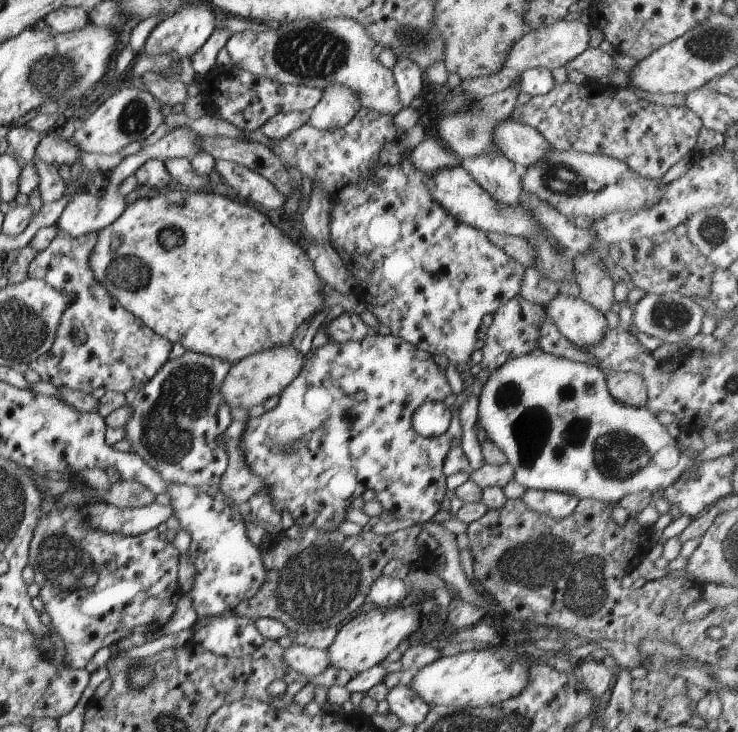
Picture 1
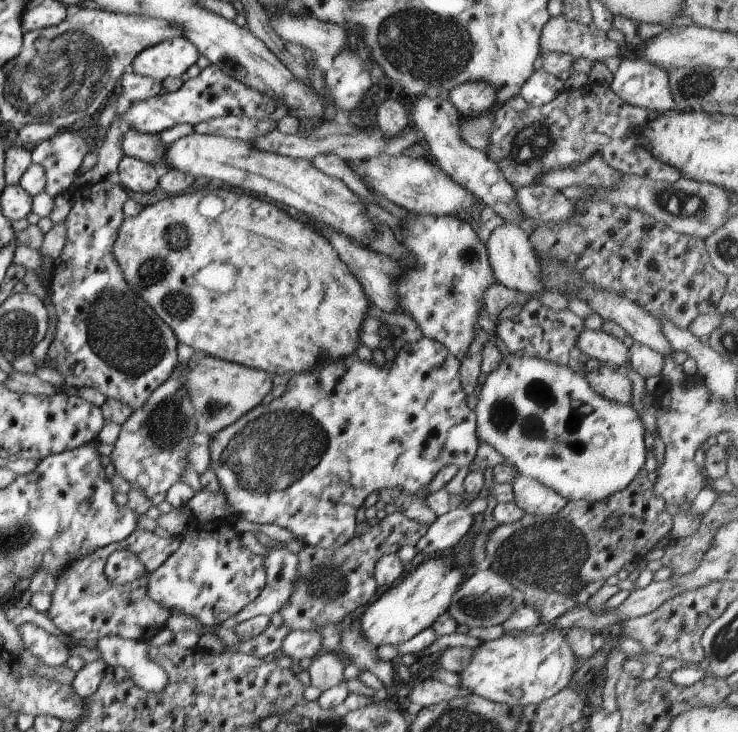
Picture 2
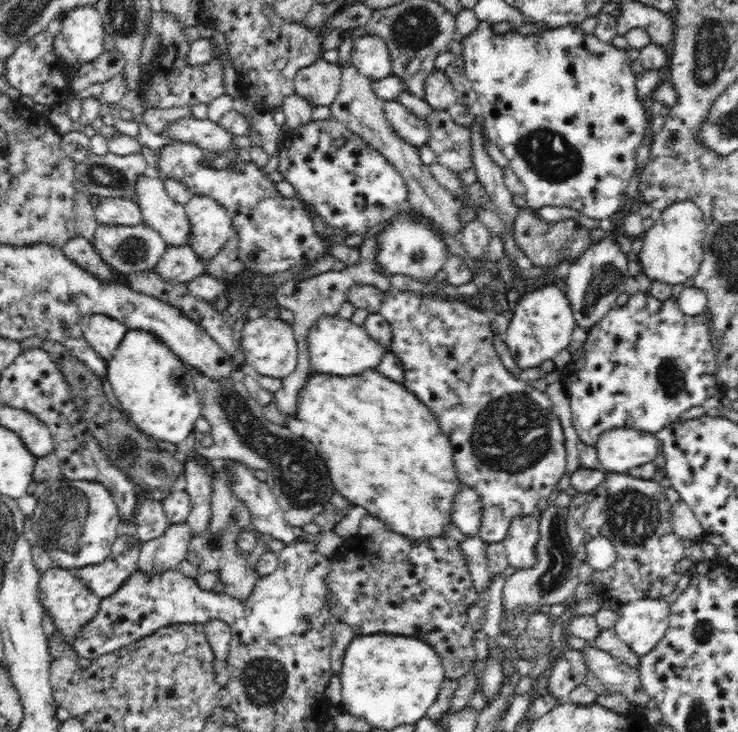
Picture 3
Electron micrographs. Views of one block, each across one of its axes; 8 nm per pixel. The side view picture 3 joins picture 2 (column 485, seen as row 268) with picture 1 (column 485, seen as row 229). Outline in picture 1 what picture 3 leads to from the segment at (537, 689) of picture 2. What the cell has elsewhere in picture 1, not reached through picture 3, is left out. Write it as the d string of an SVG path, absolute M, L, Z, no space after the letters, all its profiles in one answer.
M499 645L499 650L462 651L452 656L439 657L413 675L409 685L411 690L425 702L433 706L474 708L498 705L504 700L515 698L527 686L528 659L517 648Z

